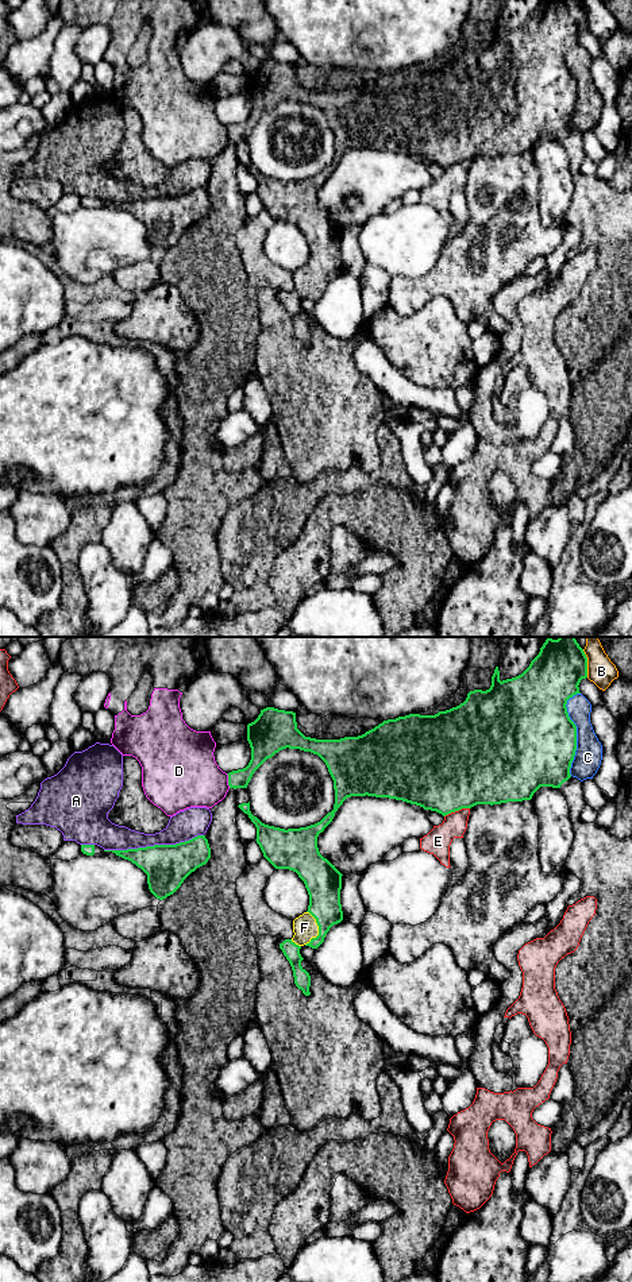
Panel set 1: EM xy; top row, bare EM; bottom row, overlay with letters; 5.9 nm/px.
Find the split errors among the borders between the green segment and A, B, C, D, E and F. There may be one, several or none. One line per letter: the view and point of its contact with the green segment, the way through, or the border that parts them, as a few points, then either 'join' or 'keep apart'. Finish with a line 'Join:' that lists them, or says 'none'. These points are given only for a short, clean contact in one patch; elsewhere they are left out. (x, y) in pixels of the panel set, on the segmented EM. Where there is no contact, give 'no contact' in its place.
A: contact xy (154, 845); keep apart
B: contact xy (586, 663); keep apart
C: contact xy (575, 732); keep apart
D: contact xy (228, 780); keep apart
E: contact xy (457, 810); keep apart
F: contact xy (319, 929); join
Join: F

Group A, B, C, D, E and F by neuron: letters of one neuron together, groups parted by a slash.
A / B / C / D / E / F

